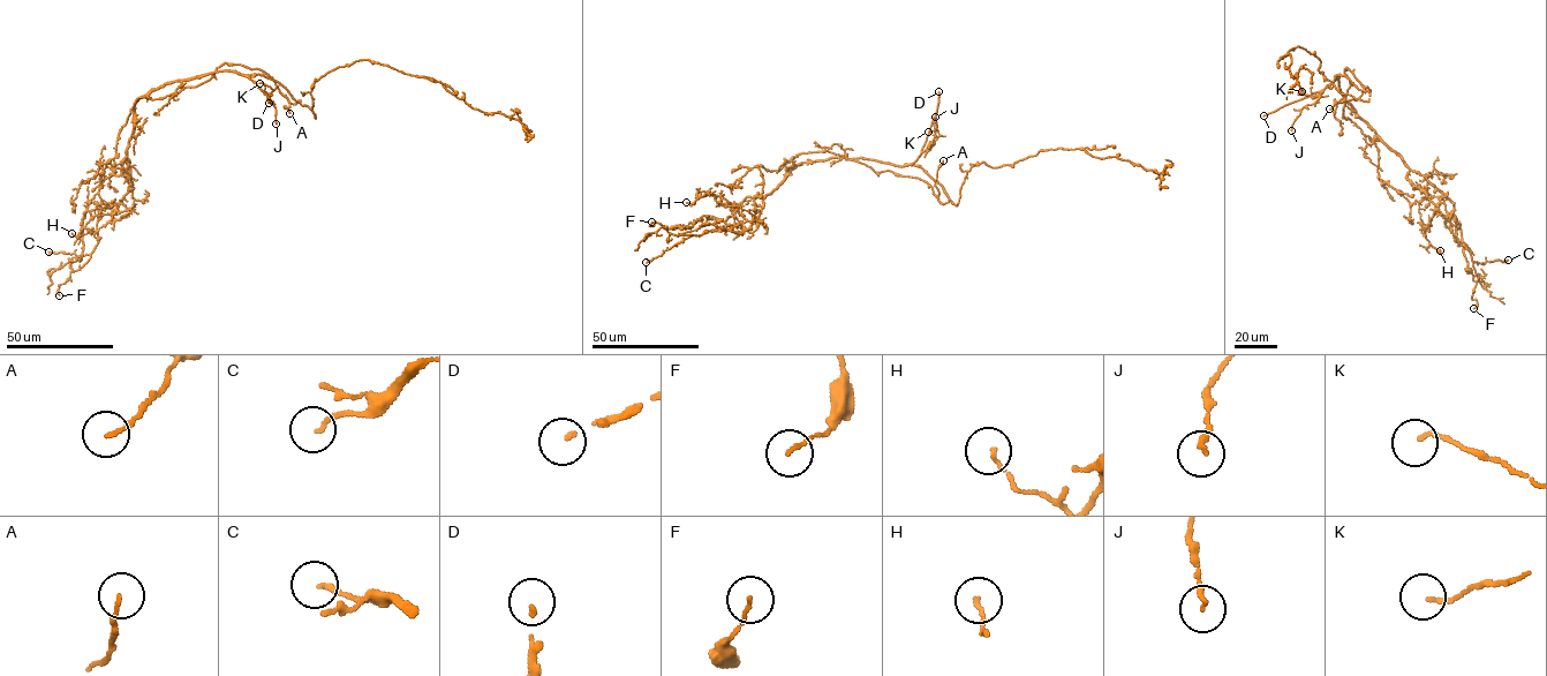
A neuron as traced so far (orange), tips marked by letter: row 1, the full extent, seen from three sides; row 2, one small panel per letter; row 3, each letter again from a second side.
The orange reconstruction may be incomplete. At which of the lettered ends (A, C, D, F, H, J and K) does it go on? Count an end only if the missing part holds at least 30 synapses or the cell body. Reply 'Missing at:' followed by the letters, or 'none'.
Missing at: D

